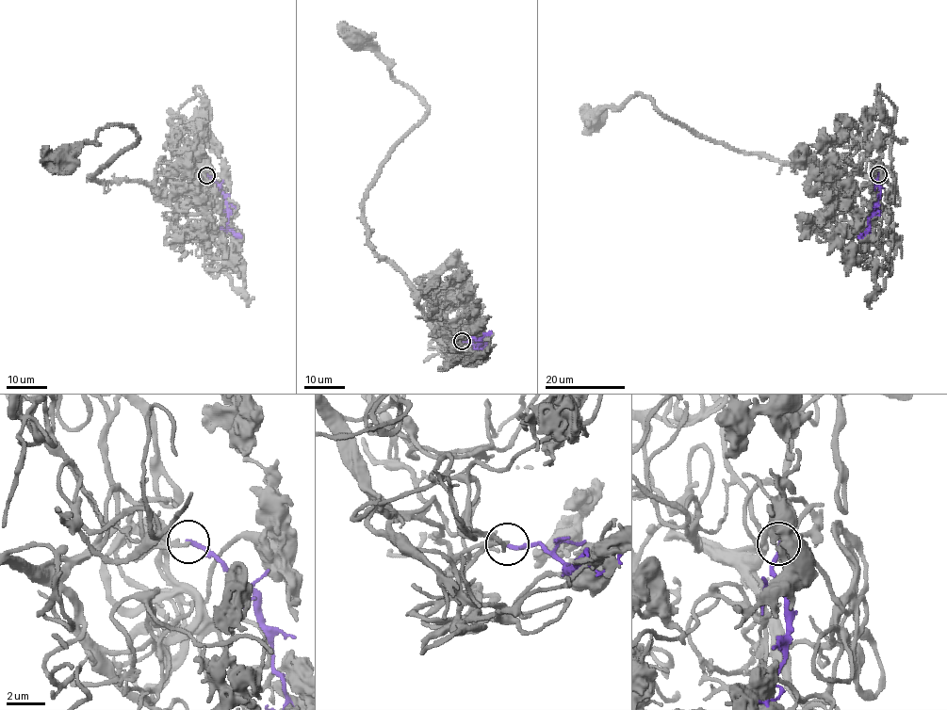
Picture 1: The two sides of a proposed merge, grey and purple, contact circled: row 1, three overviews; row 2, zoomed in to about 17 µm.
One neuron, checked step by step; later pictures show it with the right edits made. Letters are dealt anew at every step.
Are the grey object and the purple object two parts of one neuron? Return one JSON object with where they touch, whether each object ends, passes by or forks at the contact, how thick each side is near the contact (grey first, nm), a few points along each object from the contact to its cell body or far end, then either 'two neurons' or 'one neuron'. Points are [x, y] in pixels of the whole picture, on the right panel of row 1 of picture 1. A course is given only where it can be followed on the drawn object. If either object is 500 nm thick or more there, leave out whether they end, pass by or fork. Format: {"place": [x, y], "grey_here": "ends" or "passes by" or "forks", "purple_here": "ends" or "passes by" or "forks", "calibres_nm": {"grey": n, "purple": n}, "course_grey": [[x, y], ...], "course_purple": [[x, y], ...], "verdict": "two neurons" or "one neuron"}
{"place": [878, 174], "grey_here": "ends", "purple_here": "ends", "calibres_nm": {"grey": 200, "purple": 240}, "course_grey": [[877, 174], [878, 164], [839, 191], [808, 165], [697, 137], [636, 93], [597, 117]], "course_purple": [[877, 174], [880, 192], [874, 205], [875, 212], [868, 220], [869, 229], [858, 237]], "verdict": "two neurons"}

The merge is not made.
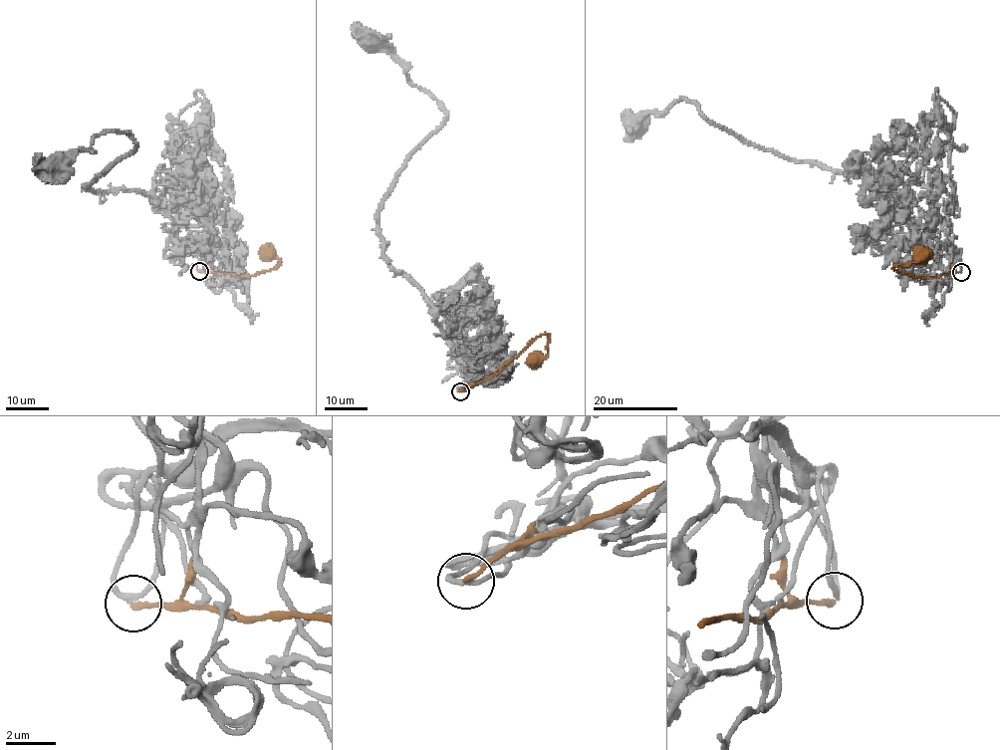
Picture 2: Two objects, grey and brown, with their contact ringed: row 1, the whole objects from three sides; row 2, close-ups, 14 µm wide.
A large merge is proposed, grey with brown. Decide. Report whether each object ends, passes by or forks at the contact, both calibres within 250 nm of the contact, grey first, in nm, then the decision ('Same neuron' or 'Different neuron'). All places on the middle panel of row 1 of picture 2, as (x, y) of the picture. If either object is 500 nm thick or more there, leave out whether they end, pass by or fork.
At the ring grey passes by. At the ring brown ends. Thickness 200 nm (grey) against 200 nm. Different neuron

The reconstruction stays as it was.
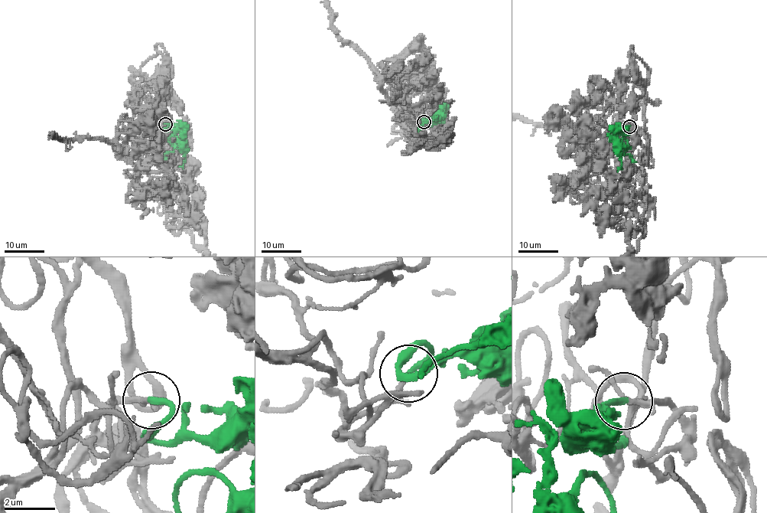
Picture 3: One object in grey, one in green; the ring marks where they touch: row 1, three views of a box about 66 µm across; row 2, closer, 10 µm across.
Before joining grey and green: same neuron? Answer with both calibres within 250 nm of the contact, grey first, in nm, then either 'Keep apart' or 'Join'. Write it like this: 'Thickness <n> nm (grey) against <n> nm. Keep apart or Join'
Thickness 140 nm (grey) against 200 nm. Join

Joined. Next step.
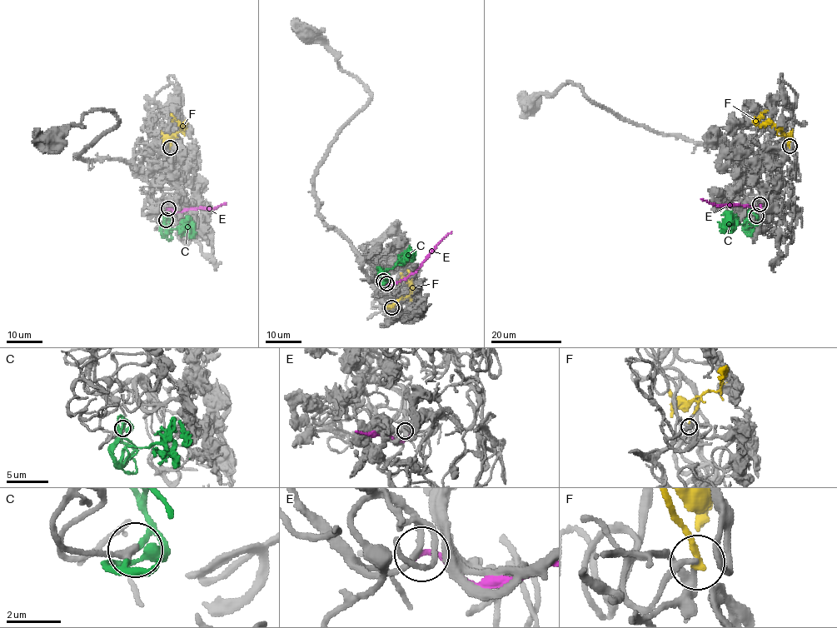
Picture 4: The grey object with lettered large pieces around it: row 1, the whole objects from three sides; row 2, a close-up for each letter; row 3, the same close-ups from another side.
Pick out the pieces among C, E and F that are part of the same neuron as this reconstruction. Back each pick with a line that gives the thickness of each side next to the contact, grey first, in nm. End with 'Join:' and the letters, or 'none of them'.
C: 320 nm thick on the grey side, 170 nm on the other
Join: C

